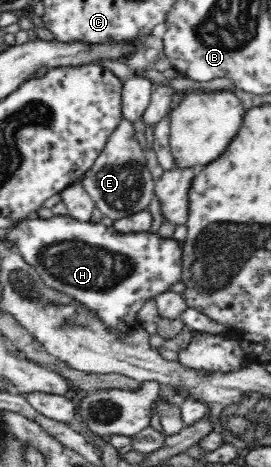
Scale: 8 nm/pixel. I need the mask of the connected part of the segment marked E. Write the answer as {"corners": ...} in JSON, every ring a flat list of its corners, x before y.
{"corners":[[122,120,119,127,113,131,113,134,110,134,105,149,97,158,93,168,85,174,82,185,88,195,95,201,96,208,99,208,103,215,113,221,134,216,148,208,147,206,151,204,151,200,154,197,154,180,147,169,146,151,141,150,136,140,133,123]]}

